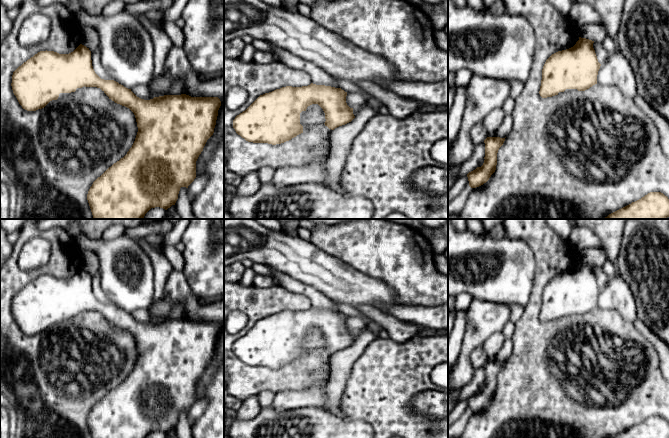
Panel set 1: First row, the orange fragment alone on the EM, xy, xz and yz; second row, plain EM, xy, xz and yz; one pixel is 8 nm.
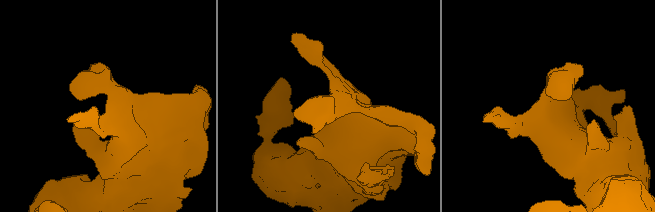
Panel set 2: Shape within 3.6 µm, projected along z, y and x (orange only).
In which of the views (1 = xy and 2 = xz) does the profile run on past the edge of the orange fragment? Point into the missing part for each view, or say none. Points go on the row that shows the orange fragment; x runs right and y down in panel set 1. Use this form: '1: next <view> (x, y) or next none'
1: next none
2: next none

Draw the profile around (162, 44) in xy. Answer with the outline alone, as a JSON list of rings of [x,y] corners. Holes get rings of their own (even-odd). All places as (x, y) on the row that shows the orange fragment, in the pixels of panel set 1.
[[[144,13],[140,14],[138,19],[148,30],[152,38],[154,45],[153,80],[156,80],[163,73],[167,55],[173,45],[163,27],[158,27],[152,20],[146,18]]]

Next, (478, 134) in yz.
[[[477,123],[471,128],[470,138],[475,146],[483,142],[487,137],[489,137],[489,134],[481,123]]]

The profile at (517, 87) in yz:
[[[510,81],[510,85],[511,85],[510,96],[513,99],[516,99],[521,94],[521,92],[523,91],[524,82]]]

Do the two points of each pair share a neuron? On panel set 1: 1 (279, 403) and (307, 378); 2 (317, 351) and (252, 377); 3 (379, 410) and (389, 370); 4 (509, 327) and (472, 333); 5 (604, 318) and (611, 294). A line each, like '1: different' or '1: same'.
1: different
2: same
3: same
4: different
5: different

